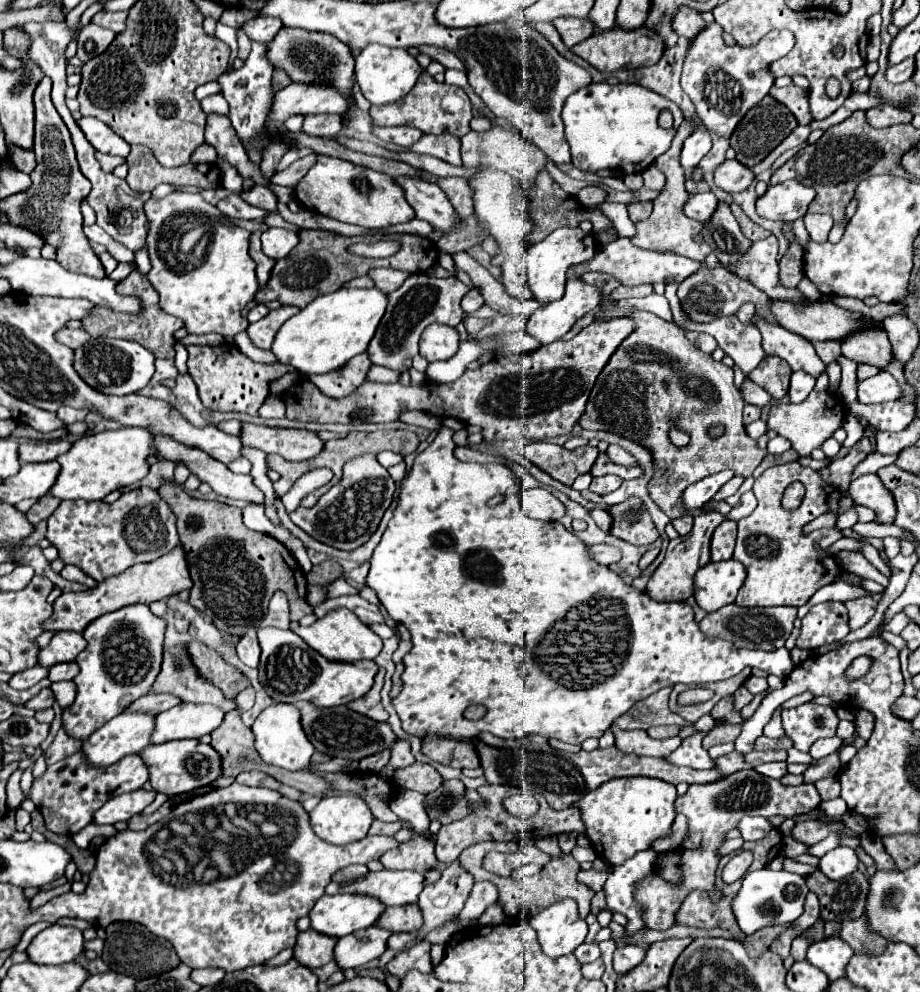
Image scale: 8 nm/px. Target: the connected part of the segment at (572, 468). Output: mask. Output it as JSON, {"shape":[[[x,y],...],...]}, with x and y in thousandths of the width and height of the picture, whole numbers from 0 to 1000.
{"shape":[[[577,445],[568,453],[568,461],[597,477],[601,483],[610,485],[612,489],[623,489],[625,481],[638,477],[649,463],[649,451],[629,451],[616,455],[610,449],[601,449],[595,445]]]}

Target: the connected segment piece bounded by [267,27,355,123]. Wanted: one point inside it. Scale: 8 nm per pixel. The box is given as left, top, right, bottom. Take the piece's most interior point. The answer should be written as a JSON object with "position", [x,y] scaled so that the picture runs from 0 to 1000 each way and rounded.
{"position":[336,57]}

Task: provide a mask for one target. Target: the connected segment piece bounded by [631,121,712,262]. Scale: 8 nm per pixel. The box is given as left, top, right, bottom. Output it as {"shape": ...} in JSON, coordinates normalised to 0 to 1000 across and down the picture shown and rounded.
{"shape":[[[745,122],[745,124],[738,128],[738,132],[736,132],[736,136],[734,136],[734,140],[732,140],[732,144],[729,144],[729,148],[727,148],[718,158],[714,158],[712,166],[714,166],[714,170],[723,176],[725,184],[723,184],[721,193],[714,197],[714,201],[710,203],[710,215],[708,215],[703,221],[690,225],[692,235],[686,239],[686,243],[688,243],[688,247],[699,249],[699,251],[721,253],[721,249],[725,249],[727,253],[732,253],[732,255],[736,255],[736,257],[745,257],[745,259],[749,259],[749,261],[764,264],[764,261],[774,254],[774,251],[766,244],[755,245],[755,243],[753,243],[753,239],[764,231],[764,227],[762,227],[760,223],[753,223],[753,221],[745,219],[745,213],[742,213],[742,211],[745,211],[745,203],[749,201],[749,195],[747,195],[747,191],[745,191],[745,174],[742,174],[742,170],[740,170],[740,166],[738,166],[738,154],[740,154],[742,142],[751,136],[751,130],[753,130],[753,126],[751,126],[749,122]]]}

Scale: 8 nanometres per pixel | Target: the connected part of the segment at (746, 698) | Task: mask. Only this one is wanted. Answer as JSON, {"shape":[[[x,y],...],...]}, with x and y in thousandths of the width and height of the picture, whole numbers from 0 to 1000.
{"shape":[[[803,693],[803,695],[801,695],[801,699],[798,699],[797,702],[797,711],[799,711],[799,715],[801,715],[801,717],[805,717],[805,715],[808,715],[816,705],[818,705],[818,701],[816,701],[810,693]]]}

